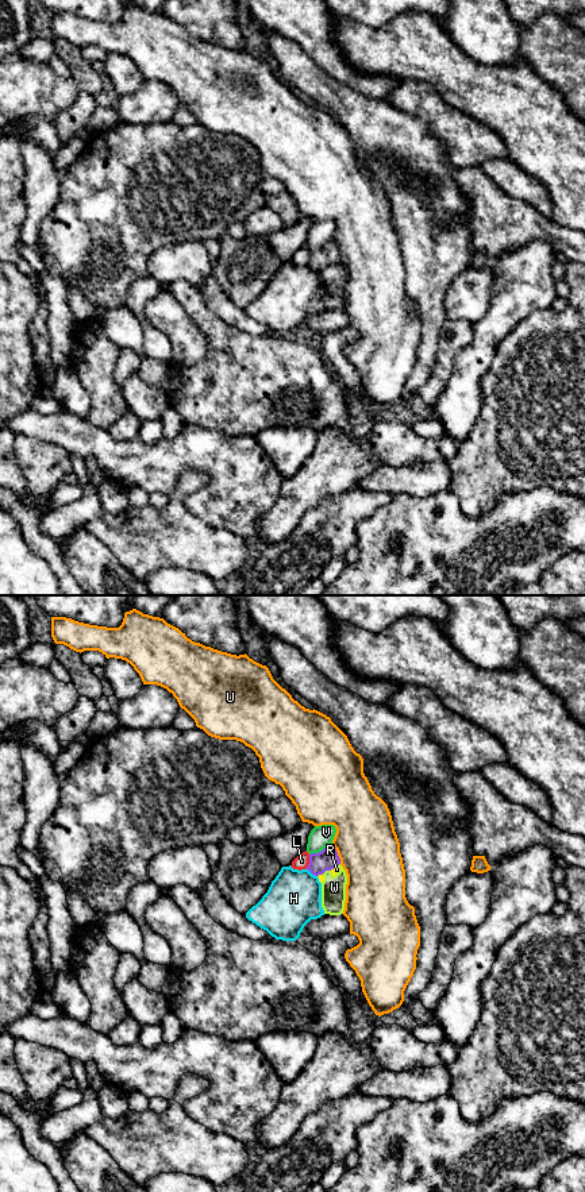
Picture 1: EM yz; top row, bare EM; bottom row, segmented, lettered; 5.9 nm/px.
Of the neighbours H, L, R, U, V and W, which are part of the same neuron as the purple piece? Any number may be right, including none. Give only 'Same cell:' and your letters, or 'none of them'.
Same cell: none of them

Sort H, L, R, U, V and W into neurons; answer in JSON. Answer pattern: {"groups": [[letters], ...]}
{"groups": [["H"], ["L"], ["R", "W"], ["U"], ["V"]]}

